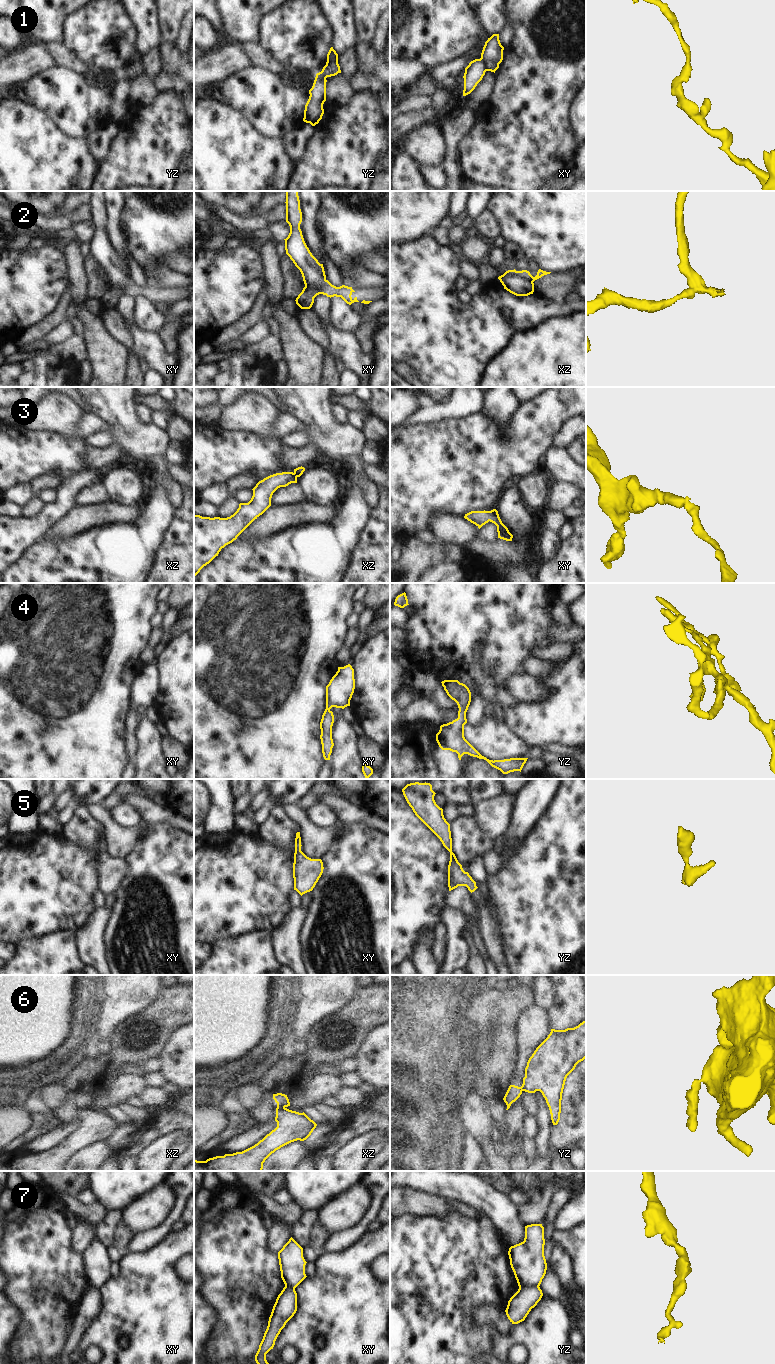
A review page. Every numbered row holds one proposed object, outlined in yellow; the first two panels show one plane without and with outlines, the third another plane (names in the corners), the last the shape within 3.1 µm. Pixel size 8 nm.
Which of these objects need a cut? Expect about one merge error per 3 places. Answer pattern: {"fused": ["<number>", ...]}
{"fused": ["1", "2", "6", "7"]}

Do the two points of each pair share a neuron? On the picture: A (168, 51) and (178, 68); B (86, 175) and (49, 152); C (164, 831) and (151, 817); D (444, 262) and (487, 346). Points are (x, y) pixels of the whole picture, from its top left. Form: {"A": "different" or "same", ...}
{"A": "same", "B": "same", "C": "different", "D": "same"}

